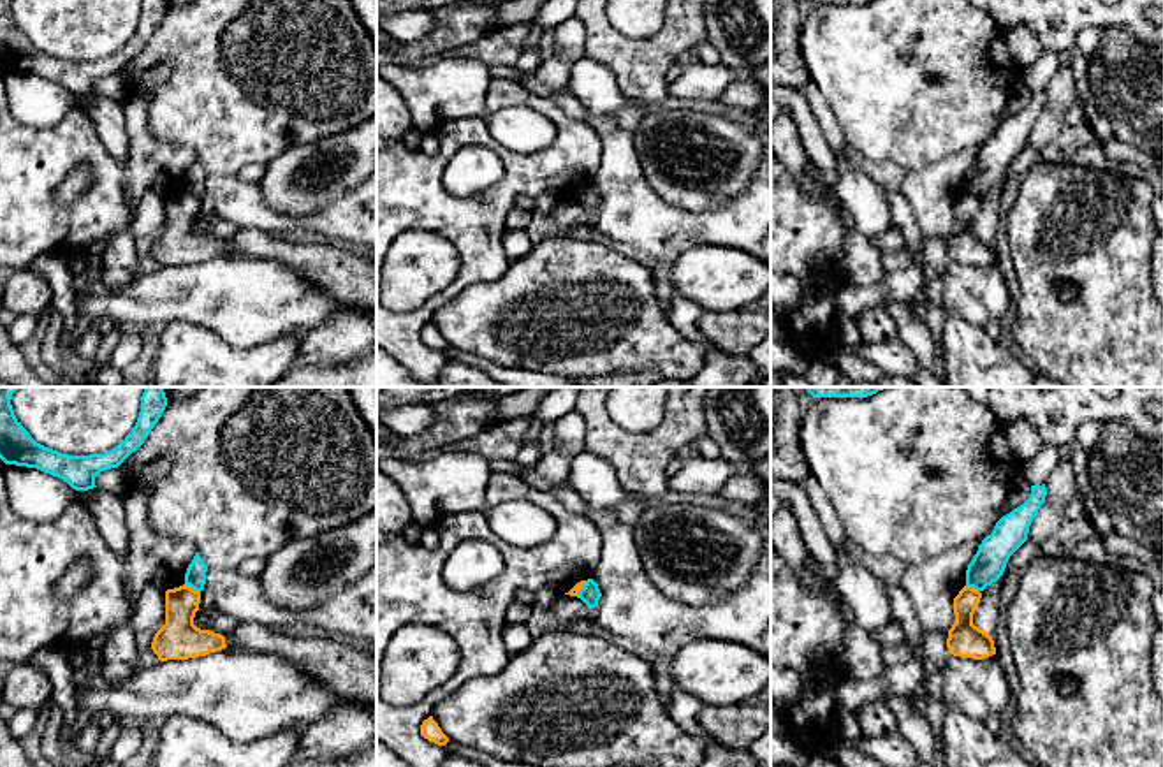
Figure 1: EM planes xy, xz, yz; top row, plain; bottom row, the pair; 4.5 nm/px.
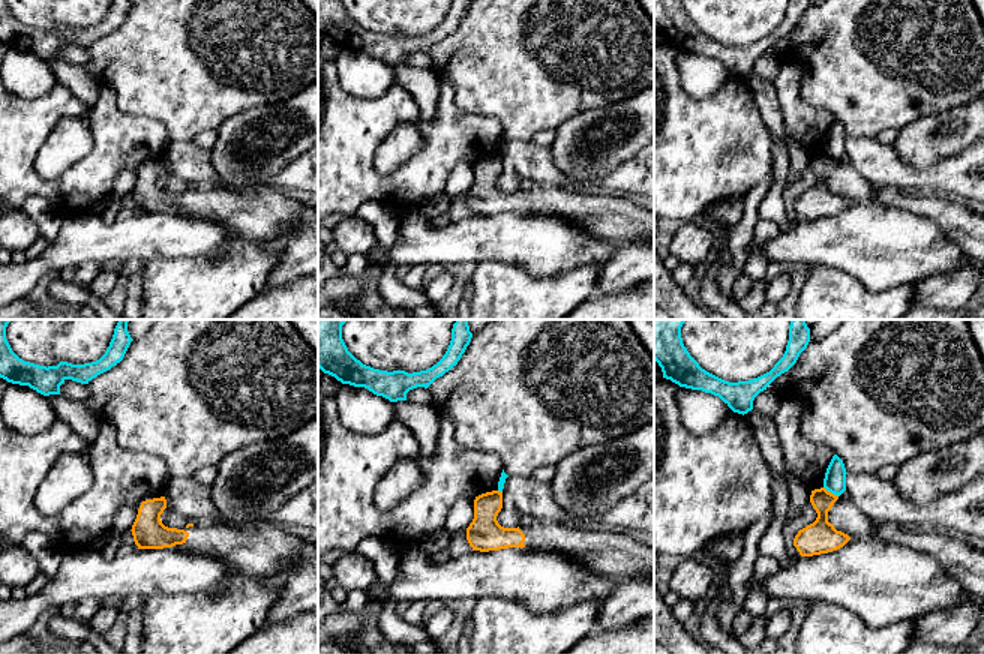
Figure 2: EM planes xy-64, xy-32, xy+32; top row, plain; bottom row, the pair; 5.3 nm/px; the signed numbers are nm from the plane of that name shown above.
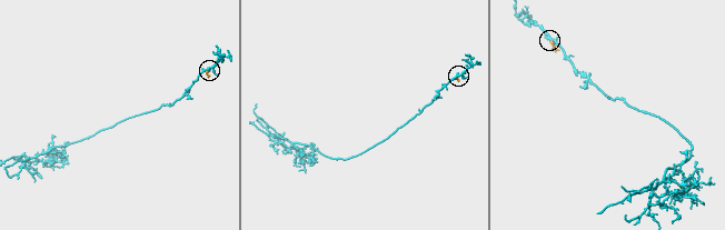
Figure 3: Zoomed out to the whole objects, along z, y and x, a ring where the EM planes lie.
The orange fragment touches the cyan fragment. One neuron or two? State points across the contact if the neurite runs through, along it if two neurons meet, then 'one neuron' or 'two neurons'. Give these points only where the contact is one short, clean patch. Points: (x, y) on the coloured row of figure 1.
along xy (185, 583), (199, 593) | two neurons

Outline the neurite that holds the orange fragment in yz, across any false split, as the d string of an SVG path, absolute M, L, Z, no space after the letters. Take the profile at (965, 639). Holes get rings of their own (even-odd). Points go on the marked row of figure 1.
M964 586L954 598L955 623L948 630L948 653L961 658L984 660L996 654L992 637L973 625L982 593Z

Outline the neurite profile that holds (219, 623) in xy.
M216 609L209 612L208 621L209 621L209 632L220 633L223 637L230 635L238 626L238 623L232 617L222 614Z

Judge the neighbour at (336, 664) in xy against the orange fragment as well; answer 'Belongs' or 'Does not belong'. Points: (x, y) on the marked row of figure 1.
Belongs

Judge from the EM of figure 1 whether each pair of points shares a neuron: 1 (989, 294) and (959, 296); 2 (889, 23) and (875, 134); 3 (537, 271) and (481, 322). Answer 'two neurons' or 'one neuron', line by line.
1: one neuron
2: one neuron
3: one neuron

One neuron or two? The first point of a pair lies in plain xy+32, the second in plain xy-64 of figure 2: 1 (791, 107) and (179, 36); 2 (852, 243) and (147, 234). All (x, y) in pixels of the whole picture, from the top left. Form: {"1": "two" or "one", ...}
{"1": "two", "2": "one"}

